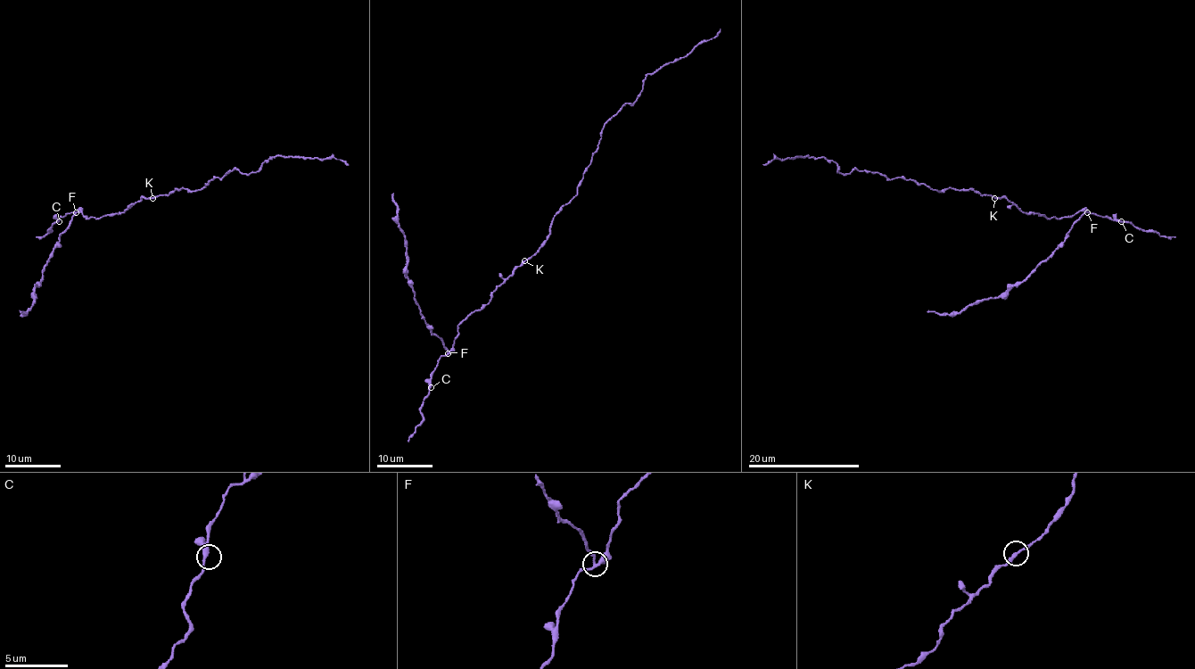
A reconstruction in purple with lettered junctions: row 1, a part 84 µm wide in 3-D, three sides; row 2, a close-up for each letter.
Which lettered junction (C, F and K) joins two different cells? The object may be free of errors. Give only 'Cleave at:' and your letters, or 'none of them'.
Cleave at: F

